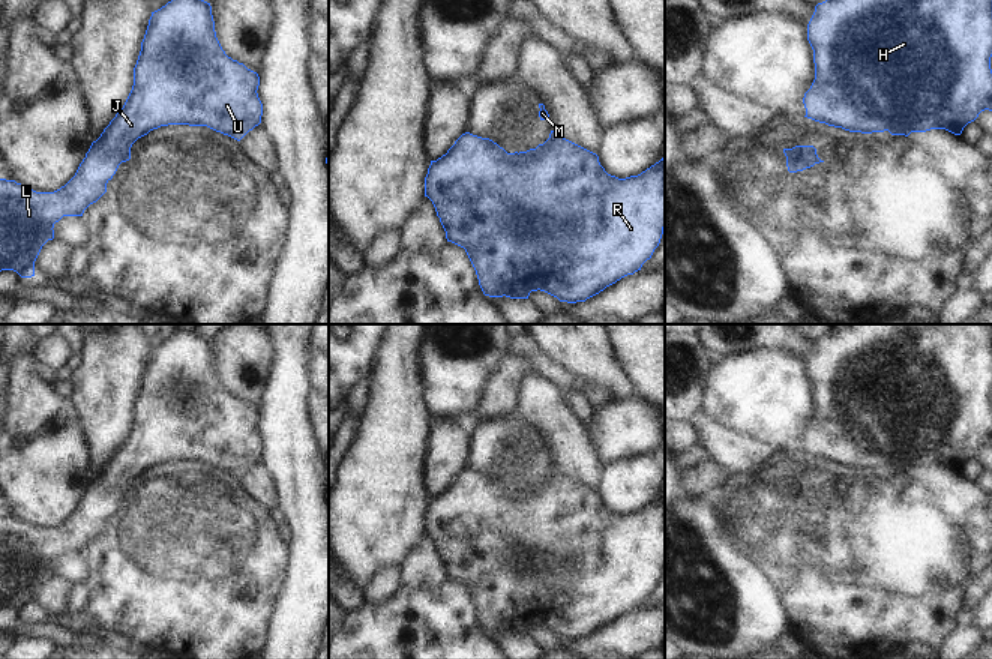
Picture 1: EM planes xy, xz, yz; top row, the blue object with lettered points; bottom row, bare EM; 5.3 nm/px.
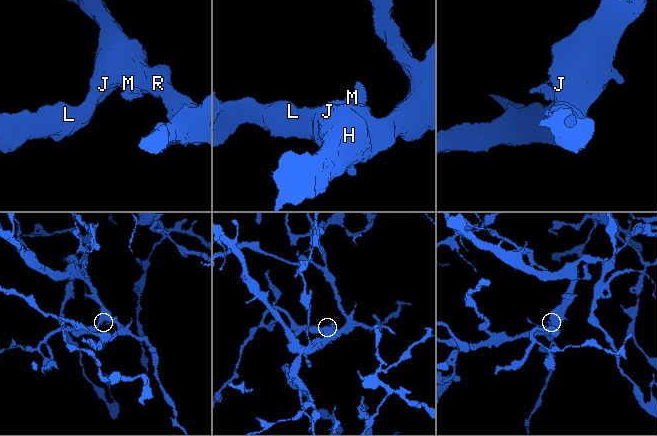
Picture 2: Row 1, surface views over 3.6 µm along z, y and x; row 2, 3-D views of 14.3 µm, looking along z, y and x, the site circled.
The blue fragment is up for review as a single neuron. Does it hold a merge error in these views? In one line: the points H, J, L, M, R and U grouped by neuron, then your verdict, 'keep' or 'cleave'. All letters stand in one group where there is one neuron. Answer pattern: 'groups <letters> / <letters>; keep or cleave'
groups H J L R U / M; cleave

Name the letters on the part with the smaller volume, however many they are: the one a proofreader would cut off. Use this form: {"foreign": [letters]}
{"foreign": ["M"]}

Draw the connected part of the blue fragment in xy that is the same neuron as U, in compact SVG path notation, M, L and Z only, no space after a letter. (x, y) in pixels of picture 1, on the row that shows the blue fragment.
M171 0L152 12L134 68L134 86L101 137L92 143L75 176L54 192L36 192L15 180L0 179L0 272L35 276L42 246L54 239L54 224L63 216L83 216L105 192L119 165L131 159L132 144L150 131L168 125L198 123L240 141L261 123L260 77L222 50L204 0Z

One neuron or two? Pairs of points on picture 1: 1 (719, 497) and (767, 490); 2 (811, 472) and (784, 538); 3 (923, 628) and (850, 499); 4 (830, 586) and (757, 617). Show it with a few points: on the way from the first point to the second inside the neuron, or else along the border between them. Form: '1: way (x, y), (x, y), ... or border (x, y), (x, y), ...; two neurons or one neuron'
1: way (731, 497), (755, 497); one neuron
2: way (805, 488), (787, 508), (787, 521); one neuron
3: way (883, 622), (824, 563), (824, 539); one neuron
4: border (766, 575), (773, 584), (788, 619), (787, 631); two neurons

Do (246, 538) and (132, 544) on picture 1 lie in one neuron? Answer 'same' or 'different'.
same

